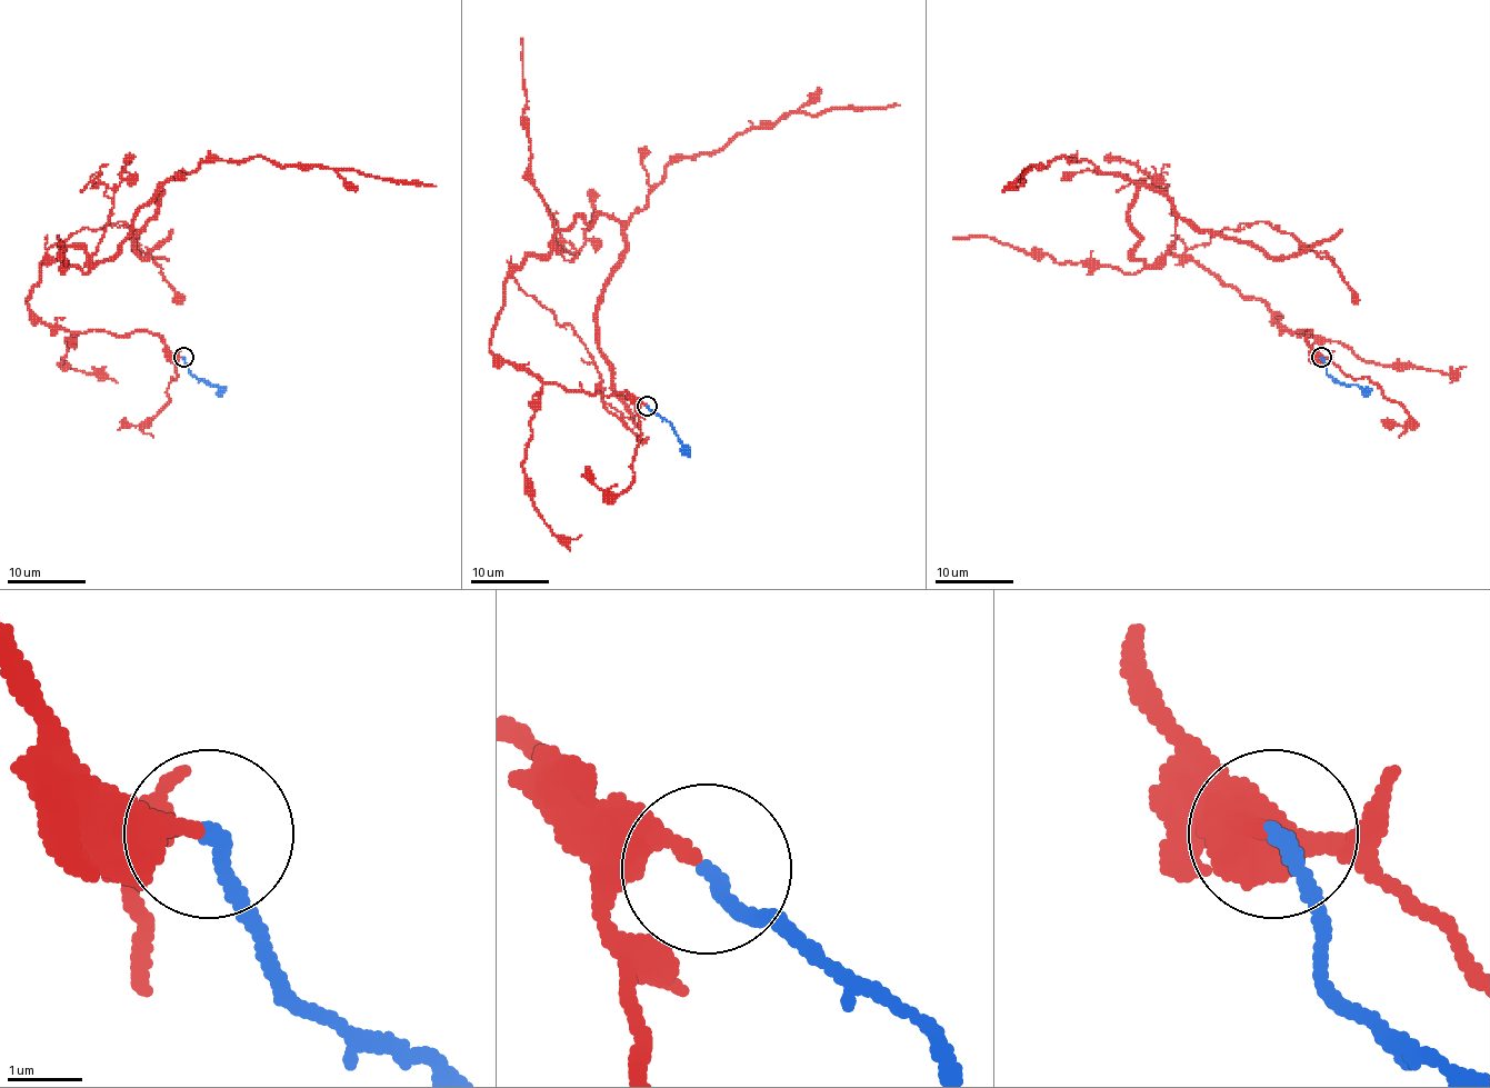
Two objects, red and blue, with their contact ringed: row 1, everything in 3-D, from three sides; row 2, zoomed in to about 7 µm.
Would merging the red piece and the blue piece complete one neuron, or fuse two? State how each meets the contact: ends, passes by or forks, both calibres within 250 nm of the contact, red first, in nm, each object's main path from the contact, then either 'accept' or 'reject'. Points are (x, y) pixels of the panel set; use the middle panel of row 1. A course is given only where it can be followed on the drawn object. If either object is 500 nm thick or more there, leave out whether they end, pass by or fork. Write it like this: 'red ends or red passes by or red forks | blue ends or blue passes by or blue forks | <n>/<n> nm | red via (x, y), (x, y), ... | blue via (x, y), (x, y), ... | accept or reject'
red ends | blue ends | 340/200 nm | red via (647, 406), (503, 362), (489, 349), (509, 276), (578, 217), (627, 221), (681, 158), (791, 112), (900, 105) | blue via (647, 406), (670, 423), (690, 457) | accept

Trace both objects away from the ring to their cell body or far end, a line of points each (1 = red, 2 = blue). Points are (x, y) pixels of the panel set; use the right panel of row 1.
1: (1320, 357), (1310, 331), (1169, 247), (1132, 259), (1122, 175), (1066, 157), (1020, 186)
2: (1320, 357), (1327, 372), (1338, 382), (1371, 390)

